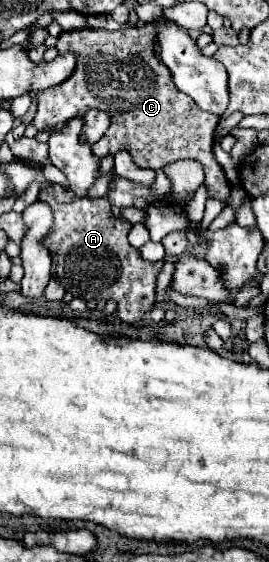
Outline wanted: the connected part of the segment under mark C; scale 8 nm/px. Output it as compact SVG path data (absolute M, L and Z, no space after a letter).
M155 23L119 31L81 29L61 33L57 37L57 49L59 53L77 53L77 73L73 73L69 81L37 95L39 107L33 125L39 131L47 131L81 115L83 107L105 109L105 113L113 117L113 125L93 145L93 155L97 159L115 155L117 151L129 151L133 163L143 169L165 167L177 159L199 161L205 171L207 197L227 203L231 185L213 155L213 135L219 117L197 109L191 97L175 89L169 69L161 65L153 53L155 37Z

